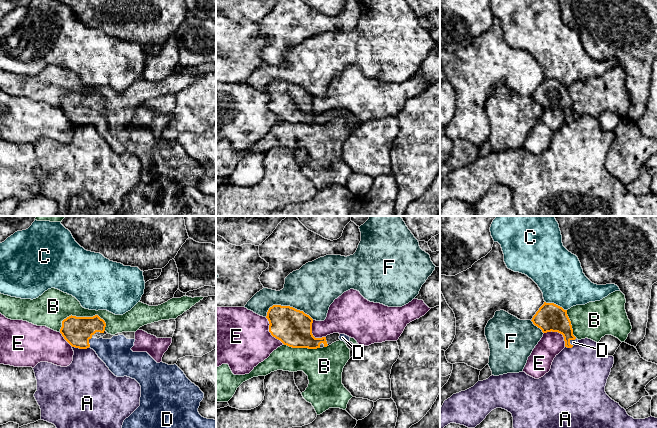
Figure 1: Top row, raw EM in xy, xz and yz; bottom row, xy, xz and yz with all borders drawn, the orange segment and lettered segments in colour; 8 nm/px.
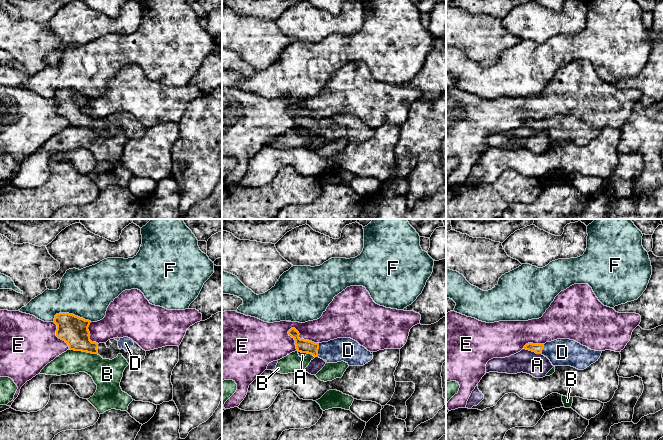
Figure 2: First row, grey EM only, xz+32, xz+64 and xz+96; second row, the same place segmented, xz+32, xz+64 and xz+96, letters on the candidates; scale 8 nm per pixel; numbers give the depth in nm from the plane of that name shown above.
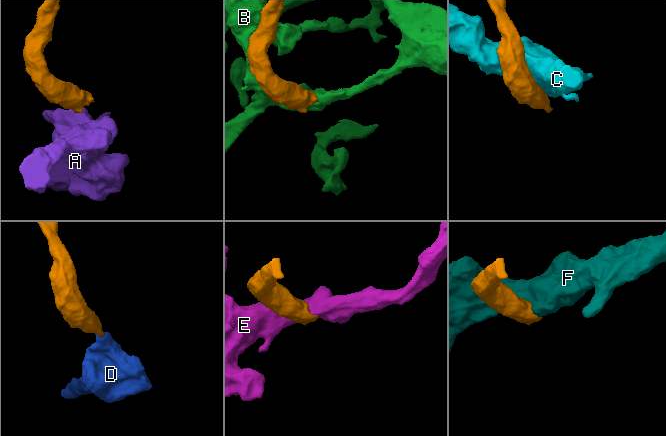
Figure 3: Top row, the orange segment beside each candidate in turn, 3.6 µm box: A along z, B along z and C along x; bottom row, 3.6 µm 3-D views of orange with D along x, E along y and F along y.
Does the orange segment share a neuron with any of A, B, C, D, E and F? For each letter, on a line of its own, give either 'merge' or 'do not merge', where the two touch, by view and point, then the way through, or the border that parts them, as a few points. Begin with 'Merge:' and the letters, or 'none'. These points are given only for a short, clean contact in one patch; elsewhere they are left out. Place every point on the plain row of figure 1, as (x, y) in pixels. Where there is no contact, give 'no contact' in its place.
Merge: D
A: do not merge; meets orange in xy at (80, 124); border along xy (72, 122), (88, 124)
B: do not merge; meets orange in xy at (79, 93)
C: do not merge; meets orange in yz at (555, 80)
D: merge; meets orange in xy at (88, 118); runs through xy (77, 107), (88, 118), (116, 129)
E: do not merge; meets orange in xz at (269, 107)
F: do not merge; meets orange in xz at (287, 82)

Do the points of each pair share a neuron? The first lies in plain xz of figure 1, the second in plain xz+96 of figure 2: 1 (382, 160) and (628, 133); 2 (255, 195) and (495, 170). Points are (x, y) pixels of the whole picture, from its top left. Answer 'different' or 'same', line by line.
1: different
2: different

